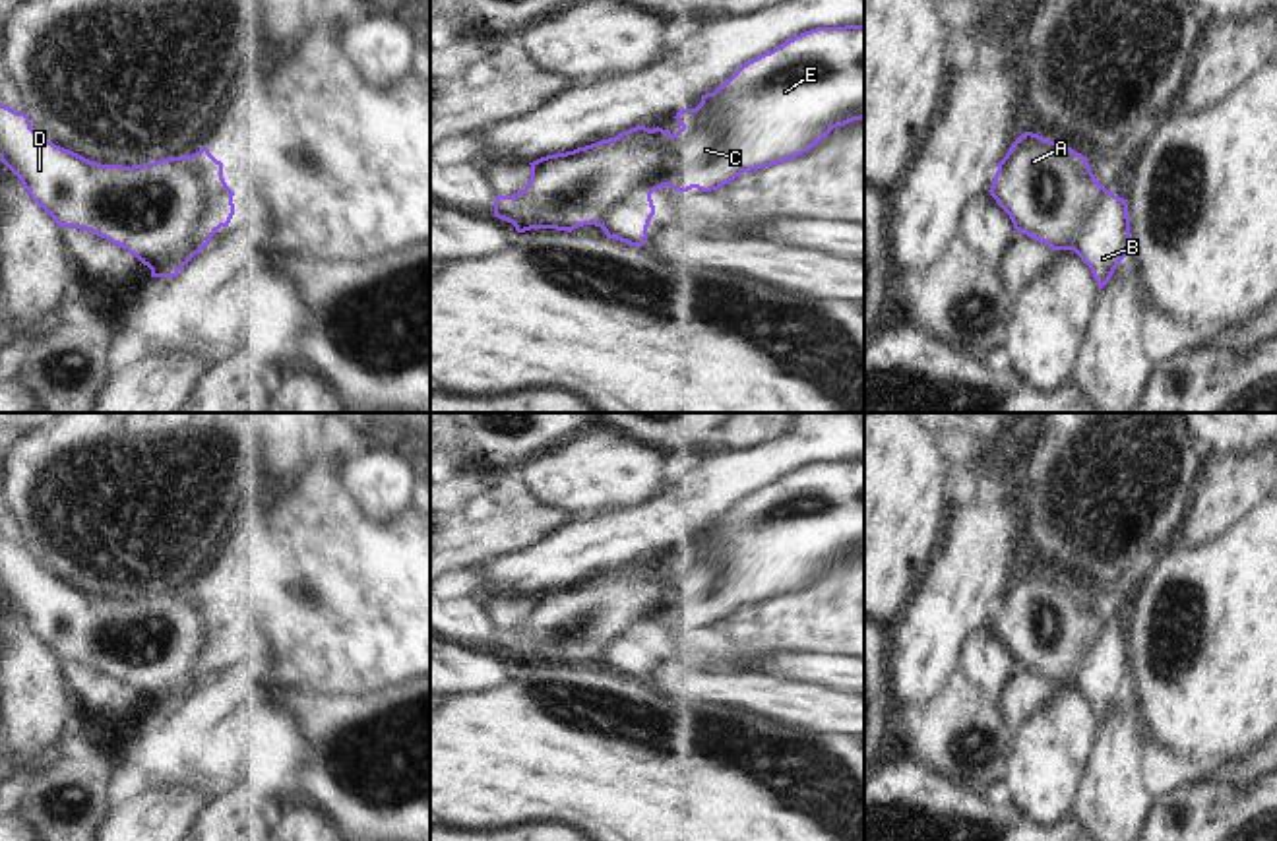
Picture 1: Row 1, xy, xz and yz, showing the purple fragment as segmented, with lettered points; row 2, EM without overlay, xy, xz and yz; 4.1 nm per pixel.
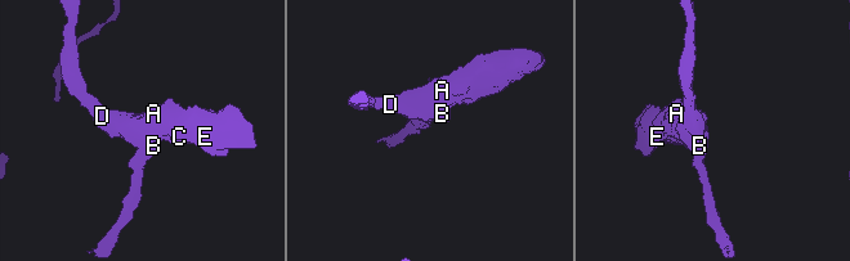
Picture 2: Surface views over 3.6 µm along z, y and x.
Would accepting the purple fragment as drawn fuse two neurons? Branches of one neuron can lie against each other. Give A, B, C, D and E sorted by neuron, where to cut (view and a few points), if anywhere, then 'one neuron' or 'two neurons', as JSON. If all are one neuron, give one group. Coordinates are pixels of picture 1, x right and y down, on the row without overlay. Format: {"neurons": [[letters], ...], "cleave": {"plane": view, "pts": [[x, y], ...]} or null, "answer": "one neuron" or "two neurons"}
{"neurons": [["A", "C", "D", "E"], ["B"]], "cleave": {"plane": "xy", "pts": [[212, 652], [204, 648], [192, 669], [152, 704]]}, "answer": "two neurons"}

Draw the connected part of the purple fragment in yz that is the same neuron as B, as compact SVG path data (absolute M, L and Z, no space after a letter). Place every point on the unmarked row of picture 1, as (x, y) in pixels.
M1124 632L1099 634L1074 670L1074 686L1089 700L1103 723L1120 696L1130 690L1130 651Z

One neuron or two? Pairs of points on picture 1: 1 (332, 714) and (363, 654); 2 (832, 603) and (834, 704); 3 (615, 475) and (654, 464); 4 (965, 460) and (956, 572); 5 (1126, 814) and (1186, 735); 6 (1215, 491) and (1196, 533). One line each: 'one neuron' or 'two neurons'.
1: two neurons
2: two neurons
3: one neuron
4: two neurons
5: two neurons
6: one neuron

